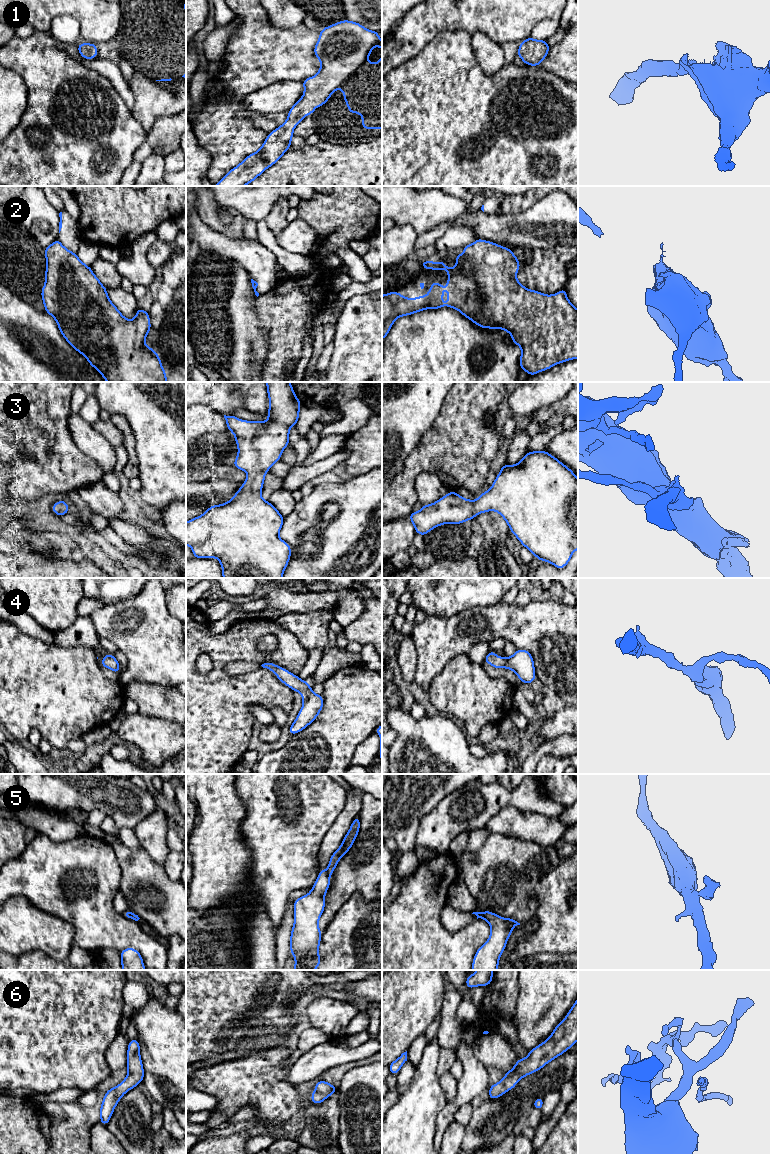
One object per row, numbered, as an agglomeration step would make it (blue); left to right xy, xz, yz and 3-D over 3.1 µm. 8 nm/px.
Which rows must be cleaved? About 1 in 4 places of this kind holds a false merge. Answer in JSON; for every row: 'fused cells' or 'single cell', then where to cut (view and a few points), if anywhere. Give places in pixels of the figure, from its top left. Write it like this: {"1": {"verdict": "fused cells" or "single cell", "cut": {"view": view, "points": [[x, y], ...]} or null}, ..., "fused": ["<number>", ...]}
{"1": {"verdict": "single cell", "cut": null}, "2": {"verdict": "fused cells", "cut": {"view": "xz", "points": [[253, 281], [256, 287]]}}, "3": {"verdict": "single cell", "cut": null}, "4": {"verdict": "single cell", "cut": null}, "5": {"verdict": "fused cells", "cut": {"view": "xz", "points": [[326, 870], [329, 875]]}}, "6": {"verdict": "single cell", "cut": null}, "fused": ["2", "5"]}

